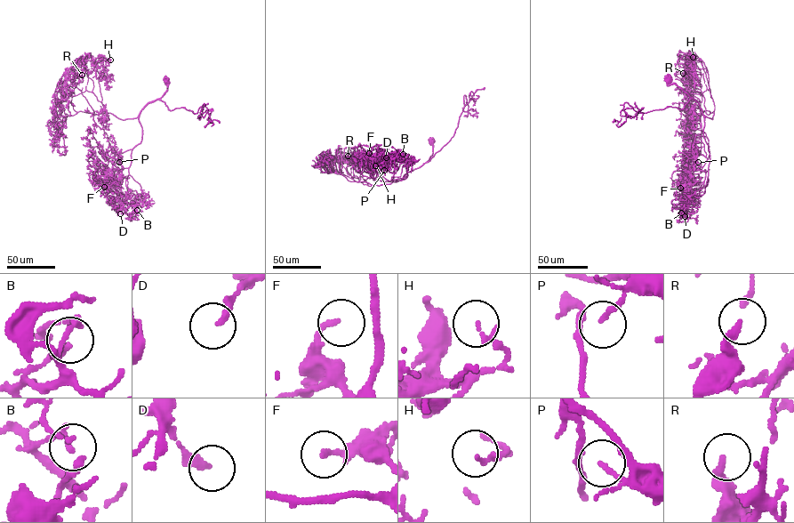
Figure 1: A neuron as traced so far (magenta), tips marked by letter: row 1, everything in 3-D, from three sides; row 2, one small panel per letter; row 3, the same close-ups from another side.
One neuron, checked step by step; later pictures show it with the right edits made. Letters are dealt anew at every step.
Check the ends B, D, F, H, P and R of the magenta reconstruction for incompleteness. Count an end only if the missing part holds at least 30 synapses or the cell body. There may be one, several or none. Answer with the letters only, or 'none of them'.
none of them

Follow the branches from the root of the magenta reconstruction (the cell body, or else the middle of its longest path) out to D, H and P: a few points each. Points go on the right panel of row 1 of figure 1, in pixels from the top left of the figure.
D: (669, 78), (698, 102), (709, 156), (704, 193), (691, 197), (699, 204), (681, 210), (685, 216)
H: (669, 78), (668, 84), (680, 87), (712, 119), (709, 74), (695, 68), (693, 57)
P: (669, 78), (668, 84), (680, 87), (701, 109), (709, 154), (708, 138), (696, 135), (692, 152), (698, 162)

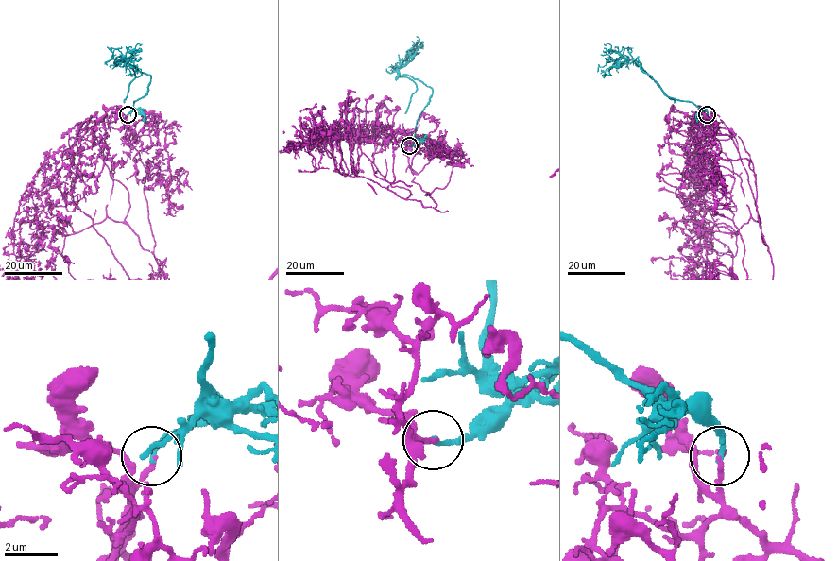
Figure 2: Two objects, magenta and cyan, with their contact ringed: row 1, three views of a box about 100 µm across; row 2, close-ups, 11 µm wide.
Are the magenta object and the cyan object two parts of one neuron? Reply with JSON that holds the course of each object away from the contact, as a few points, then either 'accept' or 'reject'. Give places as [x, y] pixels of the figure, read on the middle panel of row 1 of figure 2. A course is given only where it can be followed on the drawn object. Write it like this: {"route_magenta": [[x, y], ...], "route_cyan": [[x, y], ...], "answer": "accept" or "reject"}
{"route_cyan": [[409, 145], [417, 142], [417, 120], [429, 102], [432, 90], [399, 71], [423, 42], [418, 42]], "answer": "reject"}

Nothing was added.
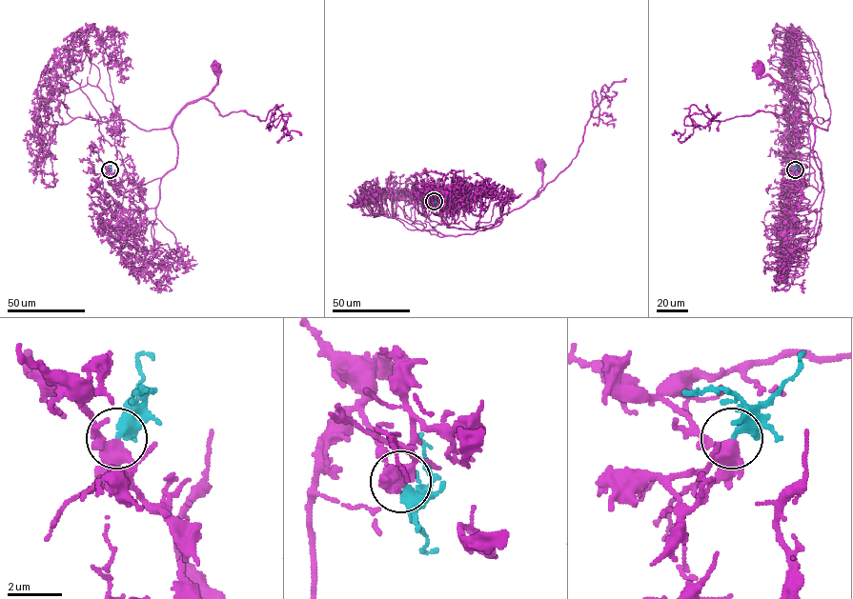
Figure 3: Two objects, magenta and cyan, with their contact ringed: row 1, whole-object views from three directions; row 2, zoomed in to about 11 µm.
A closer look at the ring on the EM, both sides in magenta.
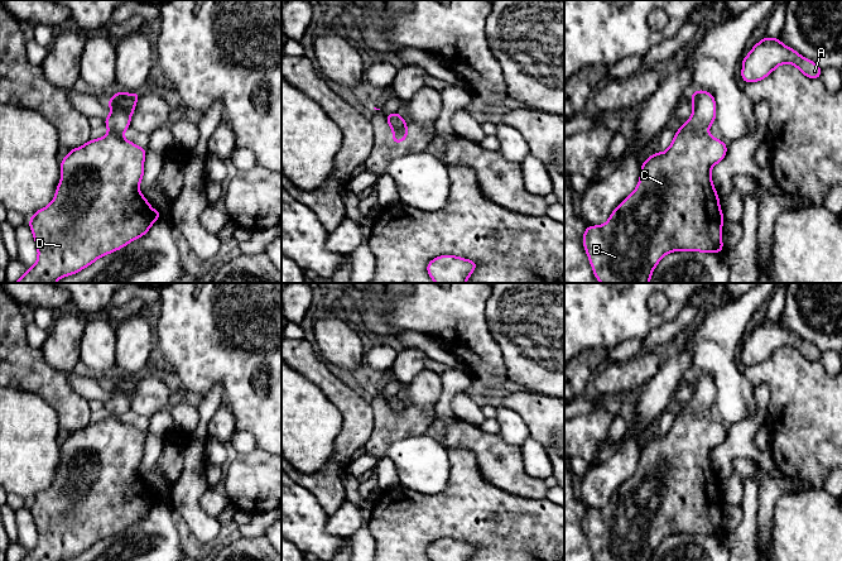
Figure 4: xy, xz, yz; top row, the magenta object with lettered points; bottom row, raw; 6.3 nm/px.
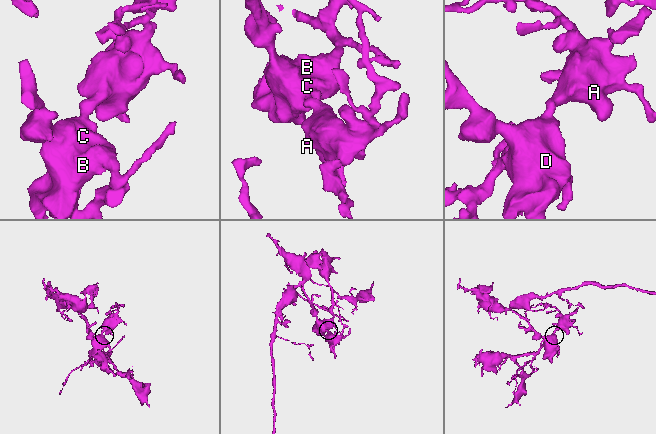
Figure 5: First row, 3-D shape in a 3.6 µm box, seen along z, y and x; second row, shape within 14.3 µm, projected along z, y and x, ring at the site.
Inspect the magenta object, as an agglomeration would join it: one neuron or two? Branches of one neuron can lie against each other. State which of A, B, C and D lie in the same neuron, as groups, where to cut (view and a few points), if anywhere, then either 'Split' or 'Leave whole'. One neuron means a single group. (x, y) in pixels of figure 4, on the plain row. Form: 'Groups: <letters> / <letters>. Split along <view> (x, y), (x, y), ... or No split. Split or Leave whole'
Groups: A B C D. No split. Leave whole

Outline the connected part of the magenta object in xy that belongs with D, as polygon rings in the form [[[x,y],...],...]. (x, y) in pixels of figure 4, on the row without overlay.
[[[115,375],[107,384],[111,397],[105,402],[109,416],[85,428],[69,433],[61,443],[62,460],[53,484],[29,502],[30,513],[38,531],[38,542],[20,561],[62,561],[78,556],[98,541],[124,531],[145,518],[160,499],[140,476],[139,469],[144,457],[146,433],[126,423],[122,417],[130,411],[130,401],[139,382],[138,377]]]

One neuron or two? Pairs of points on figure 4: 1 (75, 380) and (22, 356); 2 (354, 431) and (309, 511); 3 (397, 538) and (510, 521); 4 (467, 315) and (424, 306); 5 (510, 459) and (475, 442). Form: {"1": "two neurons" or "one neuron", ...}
{"1": "two neurons", "2": "two neurons", "3": "one neuron", "4": "one neuron", "5": "one neuron"}

